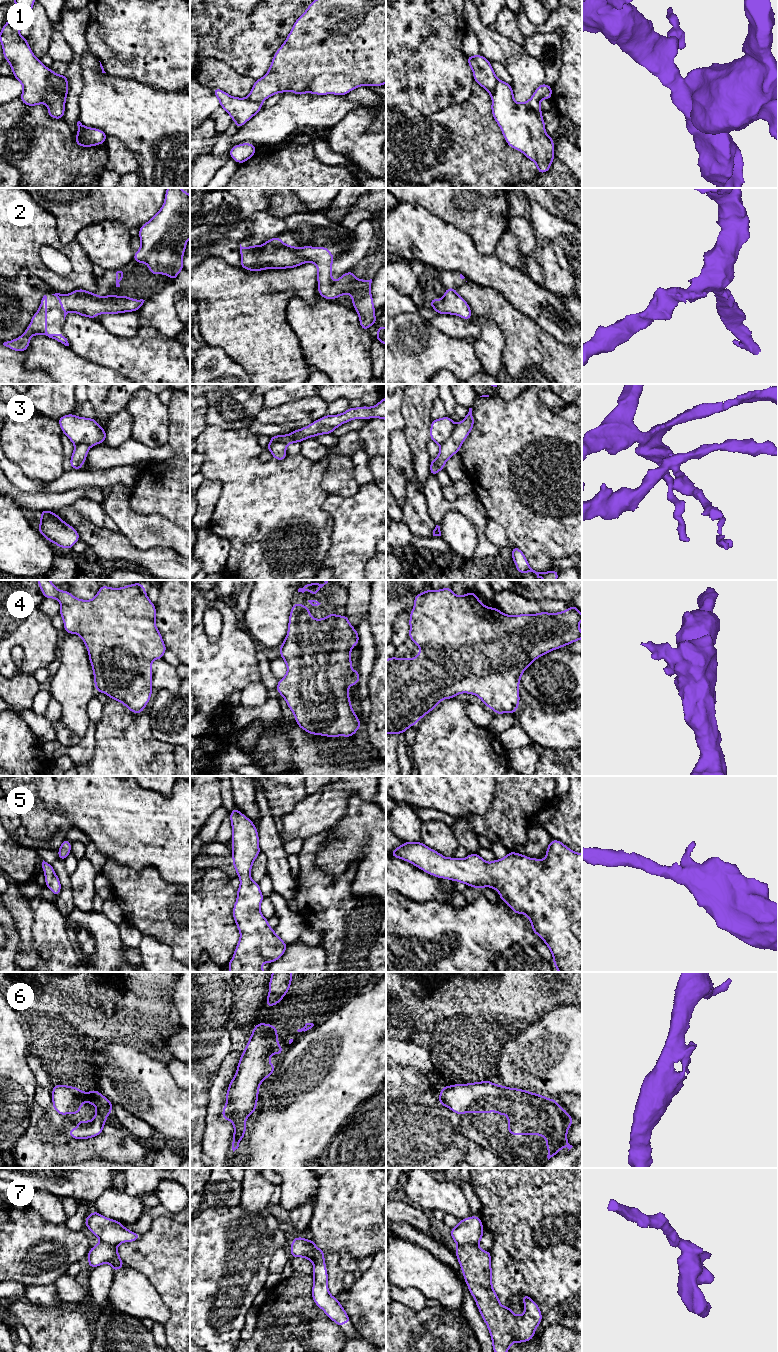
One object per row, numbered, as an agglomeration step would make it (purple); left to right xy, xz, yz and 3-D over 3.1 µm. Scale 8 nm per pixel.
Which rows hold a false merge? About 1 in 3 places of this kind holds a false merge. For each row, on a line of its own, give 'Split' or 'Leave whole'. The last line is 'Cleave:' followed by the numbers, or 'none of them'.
1: Split
2: Leave whole
3: Split
4: Leave whole
5: Leave whole
6: Leave whole
7: Split
Cleave: 1, 3, 7

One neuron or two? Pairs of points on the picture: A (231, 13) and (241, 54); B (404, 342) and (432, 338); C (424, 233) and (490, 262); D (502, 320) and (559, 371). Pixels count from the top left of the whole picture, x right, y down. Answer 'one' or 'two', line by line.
A: one
B: one
C: one
D: one

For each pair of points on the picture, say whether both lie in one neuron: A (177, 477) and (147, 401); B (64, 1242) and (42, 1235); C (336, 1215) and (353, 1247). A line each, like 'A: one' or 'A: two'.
A: two
B: one
C: one

